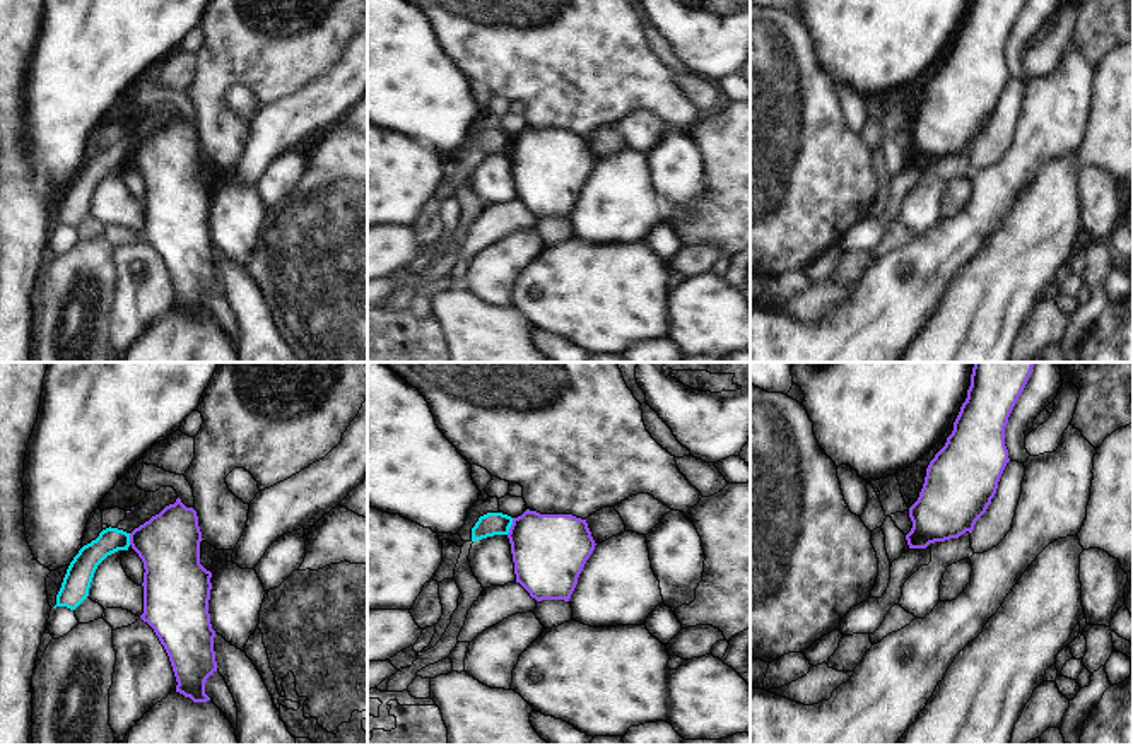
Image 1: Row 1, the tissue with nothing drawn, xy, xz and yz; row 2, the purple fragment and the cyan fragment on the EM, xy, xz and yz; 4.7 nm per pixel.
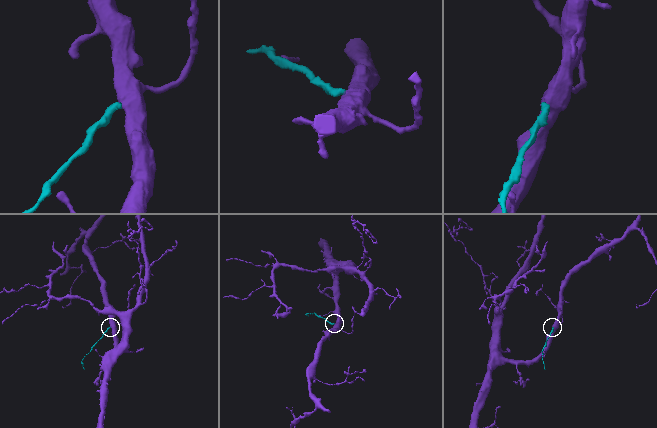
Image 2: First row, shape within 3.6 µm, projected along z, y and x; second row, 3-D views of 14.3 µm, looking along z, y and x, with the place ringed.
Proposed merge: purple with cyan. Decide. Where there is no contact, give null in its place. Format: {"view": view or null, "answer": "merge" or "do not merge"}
{"view": "xz", "answer": "do not merge"}

